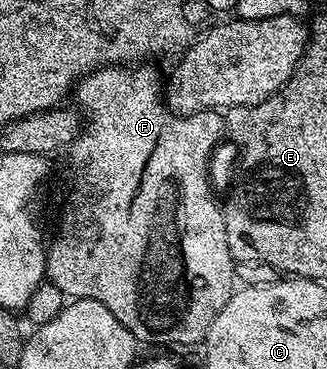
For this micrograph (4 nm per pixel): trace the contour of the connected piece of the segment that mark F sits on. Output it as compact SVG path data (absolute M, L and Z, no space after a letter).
M111 65L109 67L99 67L97 71L91 71L89 75L86 75L83 79L78 80L73 92L73 98L78 98L78 104L76 104L77 110L84 116L84 126L78 133L78 138L70 144L66 155L66 168L63 169L62 175L66 178L66 204L62 207L62 220L58 223L58 232L54 235L54 240L49 240L46 248L46 279L52 285L56 285L56 289L60 289L63 296L69 297L71 300L76 299L91 299L92 301L100 301L100 305L104 305L104 309L108 309L108 313L112 313L112 317L116 317L116 321L120 321L120 325L124 325L124 329L128 329L134 334L135 340L139 344L142 343L163 343L166 347L190 347L193 343L201 344L206 338L208 329L212 325L212 321L216 321L216 317L220 313L220 309L224 309L224 305L228 305L230 296L234 294L236 290L236 278L235 278L235 261L230 256L230 250L228 249L228 237L226 236L226 220L227 216L222 215L222 211L218 208L216 198L216 192L211 187L209 179L209 159L210 155L218 144L224 139L224 119L218 111L197 111L191 115L175 115L173 111L169 110L164 102L164 87L160 82L158 84L158 71L154 68L154 65Z

